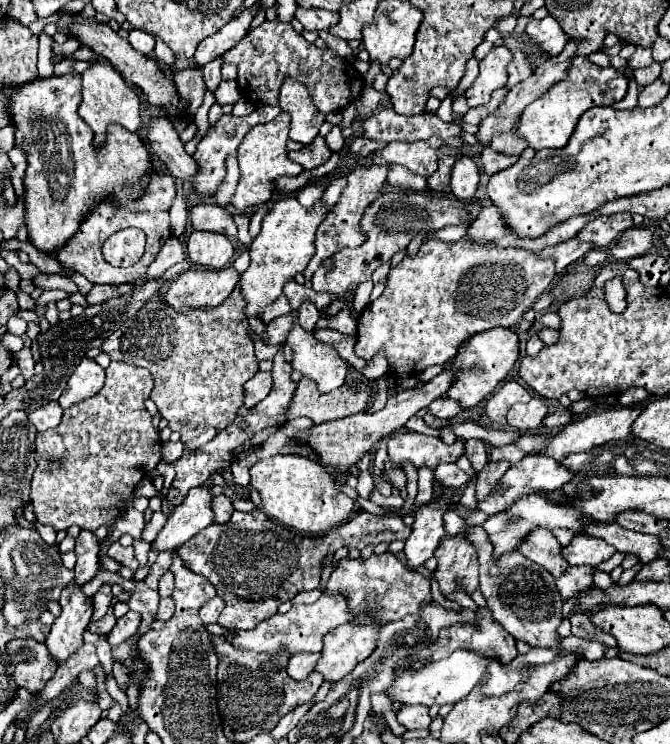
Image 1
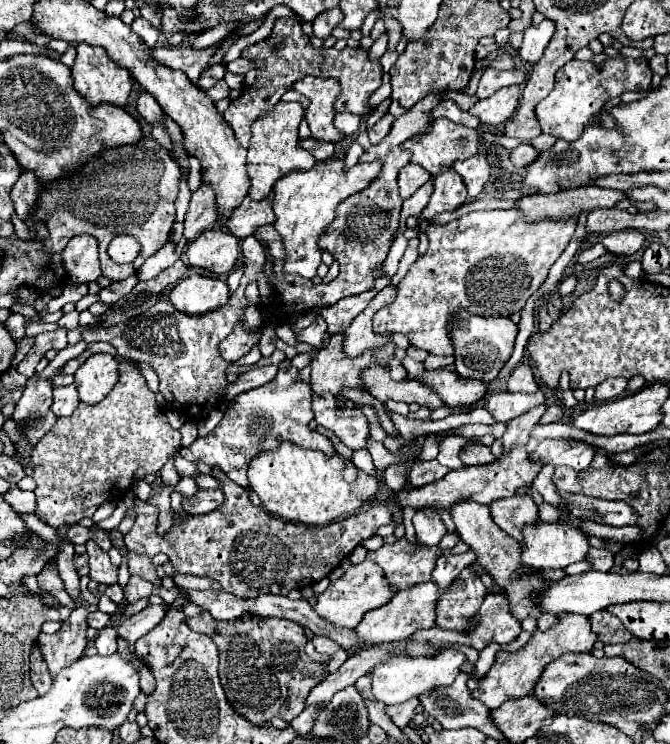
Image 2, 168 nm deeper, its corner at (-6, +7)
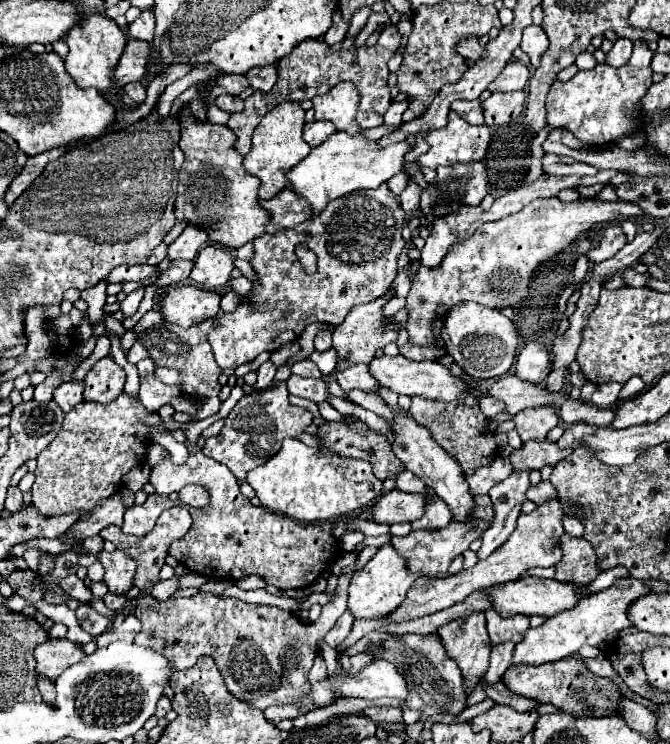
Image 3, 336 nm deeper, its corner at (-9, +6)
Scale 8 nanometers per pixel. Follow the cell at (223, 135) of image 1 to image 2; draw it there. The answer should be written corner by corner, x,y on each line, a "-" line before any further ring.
201,186
193,192
189,210
185,214
185,230
183,236
187,238
187,244
191,244
201,232
215,228
217,222
217,210
215,210
215,192
211,186

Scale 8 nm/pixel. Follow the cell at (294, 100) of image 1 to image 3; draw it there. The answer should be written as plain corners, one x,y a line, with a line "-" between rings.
338,83
328,93
318,95
312,99
316,121
330,121
338,131
344,131
348,135
358,135
360,127
354,119
356,105
358,105
358,89
352,83

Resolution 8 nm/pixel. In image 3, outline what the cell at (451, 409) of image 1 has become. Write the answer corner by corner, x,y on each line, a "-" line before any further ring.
364,363
336,373
336,381
344,391
362,389
362,391
374,393
374,395
378,395
378,391
380,391
380,383
370,375
370,367

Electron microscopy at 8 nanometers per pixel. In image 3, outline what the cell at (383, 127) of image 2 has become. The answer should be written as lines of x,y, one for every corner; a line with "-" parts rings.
402,101
402,103
392,103
390,109
384,113
384,125
402,125
402,113
404,109
408,107
408,101

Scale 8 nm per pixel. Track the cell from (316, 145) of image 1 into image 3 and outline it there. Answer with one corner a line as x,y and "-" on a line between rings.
314,121
314,123
308,123
304,125
304,141
310,145
310,147
318,147
326,141
326,137
330,137
334,133
334,125
328,123
328,121

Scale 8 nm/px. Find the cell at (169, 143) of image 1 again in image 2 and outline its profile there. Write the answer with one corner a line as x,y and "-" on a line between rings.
143,92
143,94
137,98
135,106
137,106
137,112
139,112
147,122
151,122
153,126
163,124
163,110
159,108
157,100
155,100
149,92

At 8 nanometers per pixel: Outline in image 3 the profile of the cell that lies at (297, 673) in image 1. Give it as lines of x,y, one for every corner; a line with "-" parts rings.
346,611
346,613
336,621
336,625
326,633
324,641
326,641
330,647
338,649
338,647
344,643
344,639
348,637
348,633
350,633
350,629
352,629
352,623
354,623
354,617
352,617
352,613

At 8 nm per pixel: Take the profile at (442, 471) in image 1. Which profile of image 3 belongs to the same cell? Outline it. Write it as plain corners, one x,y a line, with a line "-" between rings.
402,471
396,479
396,489
406,493
426,493
426,483
410,471

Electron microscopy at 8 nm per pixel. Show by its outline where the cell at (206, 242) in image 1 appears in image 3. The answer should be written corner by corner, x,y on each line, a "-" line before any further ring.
206,243
194,261
190,279
196,281
198,285
218,289
230,281
232,269
234,269
232,251
218,243

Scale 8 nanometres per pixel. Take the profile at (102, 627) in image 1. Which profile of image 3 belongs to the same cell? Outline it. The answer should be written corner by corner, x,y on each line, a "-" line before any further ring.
78,607
76,609
76,617
78,617
78,623
84,631
88,631
90,635
98,637
100,633
104,633
110,625
110,619
96,613
92,607

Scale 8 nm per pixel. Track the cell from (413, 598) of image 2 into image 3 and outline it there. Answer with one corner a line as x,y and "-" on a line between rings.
552,501
552,505
540,505
534,513
528,513
528,515
522,513
518,517
516,531
488,559
478,561
472,569
462,569
460,573
442,577
442,579
440,577
418,577
412,583
404,603
396,611
386,615
386,619
392,623
402,623
402,621
426,617
426,615
432,615
436,611
448,609
448,607
464,601
476,589
484,589
494,583
514,581
514,579
522,577
524,571
534,569
534,567
554,567
562,559
560,537
566,533
562,519
564,519
564,511
560,509
560,505
556,505
556,501

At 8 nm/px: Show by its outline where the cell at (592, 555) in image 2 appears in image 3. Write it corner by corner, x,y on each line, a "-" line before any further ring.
572,535
562,537
564,557
560,565
556,565
556,579
572,581
572,583
590,583
598,577
598,557
590,541
578,539

